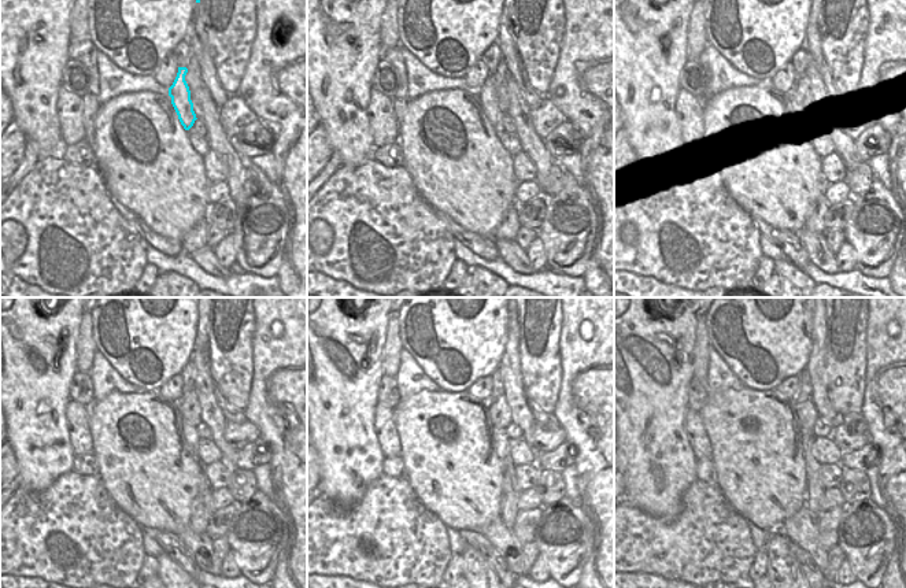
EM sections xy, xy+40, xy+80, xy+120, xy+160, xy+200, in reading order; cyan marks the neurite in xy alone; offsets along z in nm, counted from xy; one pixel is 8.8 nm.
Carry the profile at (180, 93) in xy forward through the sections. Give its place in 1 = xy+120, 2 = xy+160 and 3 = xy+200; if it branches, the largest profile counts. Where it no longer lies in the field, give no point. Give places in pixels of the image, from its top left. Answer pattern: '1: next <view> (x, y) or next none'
1: next xy+120 (189, 431)
2: next xy+160 (510, 491)
3: next xy+200 (816, 490)

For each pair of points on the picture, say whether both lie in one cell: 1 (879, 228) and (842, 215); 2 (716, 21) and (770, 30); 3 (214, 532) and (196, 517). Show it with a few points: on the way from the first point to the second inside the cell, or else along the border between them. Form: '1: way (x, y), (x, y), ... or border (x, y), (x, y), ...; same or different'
1: border (853, 196), (853, 210), (842, 229); different
2: way (729, 21), (757, 21); same
3: border (214, 511), (204, 532); different

